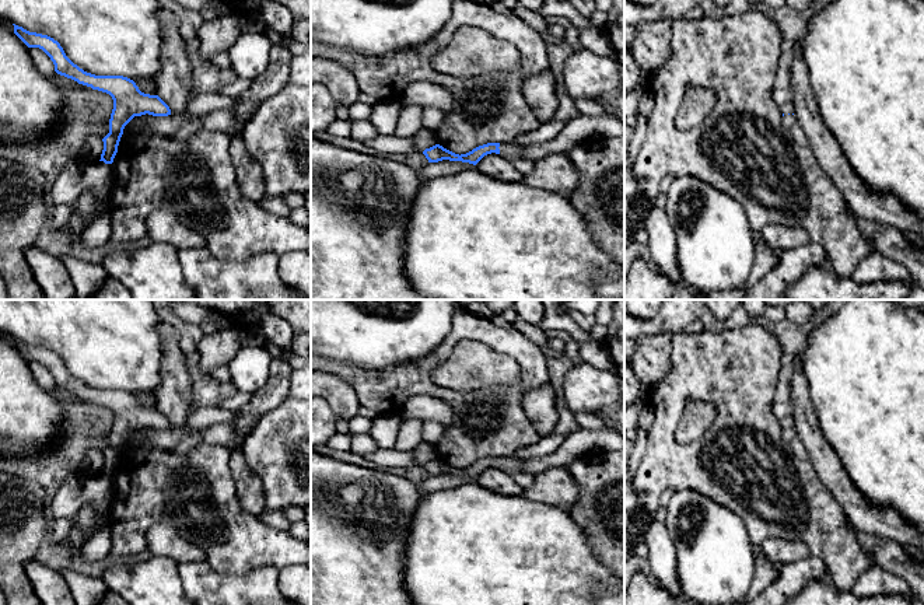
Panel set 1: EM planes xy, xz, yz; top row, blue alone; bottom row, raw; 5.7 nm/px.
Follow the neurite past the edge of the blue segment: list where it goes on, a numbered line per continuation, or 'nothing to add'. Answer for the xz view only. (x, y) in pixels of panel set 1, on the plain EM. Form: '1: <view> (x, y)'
1: xz (511, 465)

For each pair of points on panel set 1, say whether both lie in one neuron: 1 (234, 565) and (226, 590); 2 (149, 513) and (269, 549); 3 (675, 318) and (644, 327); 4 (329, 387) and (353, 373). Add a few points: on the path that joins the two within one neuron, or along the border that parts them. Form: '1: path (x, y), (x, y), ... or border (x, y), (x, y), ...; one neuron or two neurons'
1: border (205, 560), (231, 574), (263, 566); two neurons
2: path (178, 516), (209, 516), (235, 542), (240, 542); one neuron
3: path (668, 318), (651, 327); one neuron
4: border (325, 371), (345, 378), (354, 390), (360, 405); two neurons

